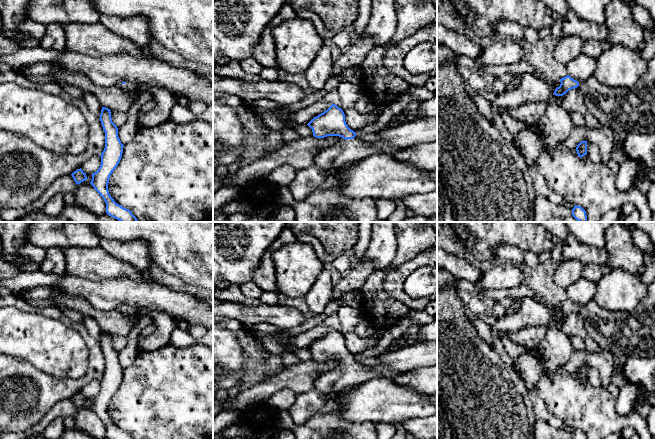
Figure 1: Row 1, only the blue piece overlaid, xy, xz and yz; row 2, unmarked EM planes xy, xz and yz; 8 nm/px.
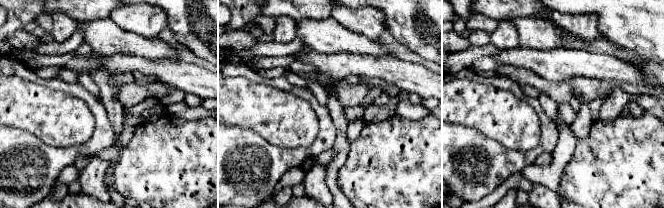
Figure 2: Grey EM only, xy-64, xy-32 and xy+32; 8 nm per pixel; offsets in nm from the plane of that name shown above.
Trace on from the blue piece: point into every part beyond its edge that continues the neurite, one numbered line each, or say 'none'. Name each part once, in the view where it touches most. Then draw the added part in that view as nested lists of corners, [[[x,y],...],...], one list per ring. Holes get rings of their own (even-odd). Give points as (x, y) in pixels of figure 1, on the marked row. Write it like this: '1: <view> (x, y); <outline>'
1: xz (326, 204); [[[355,136],[321,150],[314,162],[320,169],[329,172],[330,176],[307,199],[293,203],[296,222],[376,222],[378,212],[374,200],[356,200],[341,195],[335,185],[334,173],[371,154],[392,154],[404,149],[365,142]]]

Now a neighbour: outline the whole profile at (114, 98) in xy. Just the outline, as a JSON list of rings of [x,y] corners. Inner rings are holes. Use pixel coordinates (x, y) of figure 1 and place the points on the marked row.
[[[61,69],[49,72],[53,80],[79,88],[85,94],[94,95],[102,107],[126,113],[135,103],[132,97],[118,85],[101,87],[93,84],[88,77]]]

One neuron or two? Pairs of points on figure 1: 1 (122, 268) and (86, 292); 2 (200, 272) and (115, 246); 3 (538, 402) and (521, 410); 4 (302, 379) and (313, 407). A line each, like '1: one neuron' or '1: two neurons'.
1: two neurons
2: two neurons
3: two neurons
4: two neurons

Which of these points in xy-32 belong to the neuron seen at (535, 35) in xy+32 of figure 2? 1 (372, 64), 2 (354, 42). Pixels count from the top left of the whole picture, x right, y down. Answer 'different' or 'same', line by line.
1: different
2: same

